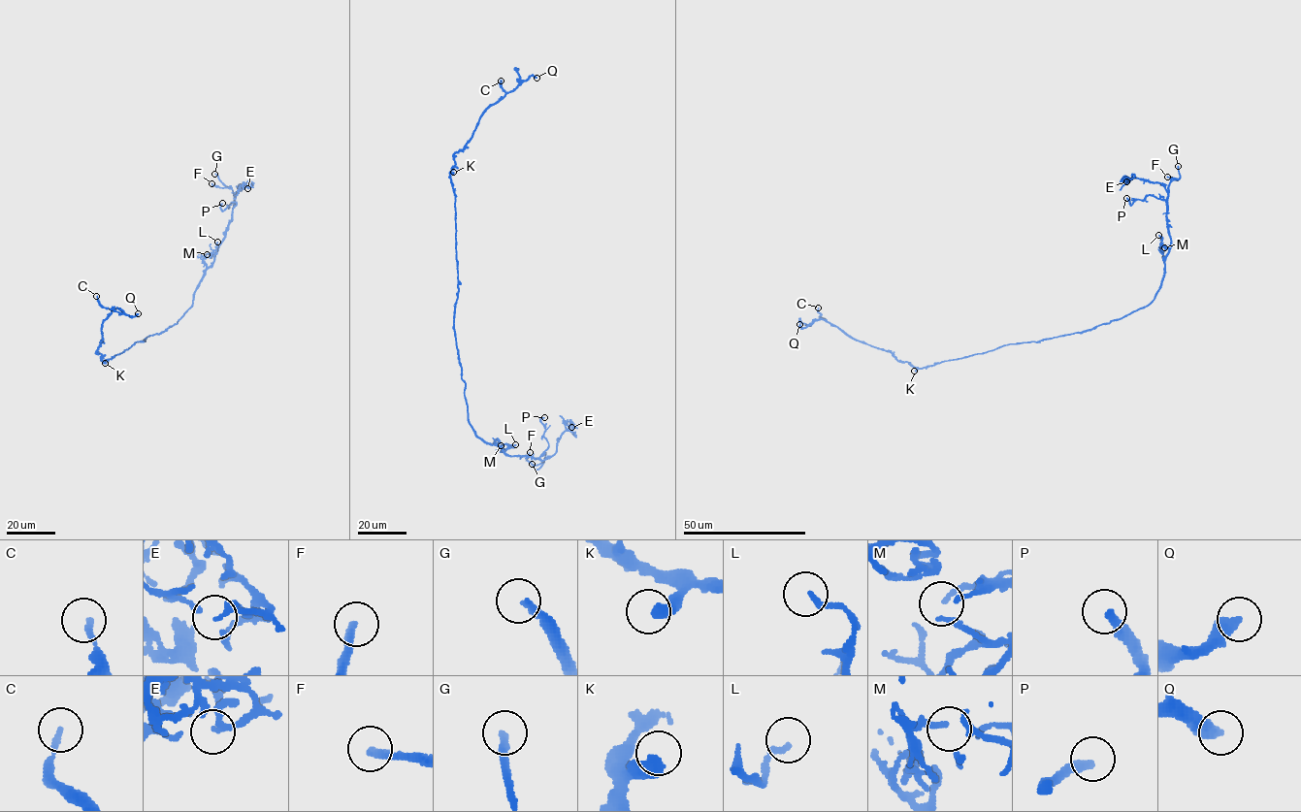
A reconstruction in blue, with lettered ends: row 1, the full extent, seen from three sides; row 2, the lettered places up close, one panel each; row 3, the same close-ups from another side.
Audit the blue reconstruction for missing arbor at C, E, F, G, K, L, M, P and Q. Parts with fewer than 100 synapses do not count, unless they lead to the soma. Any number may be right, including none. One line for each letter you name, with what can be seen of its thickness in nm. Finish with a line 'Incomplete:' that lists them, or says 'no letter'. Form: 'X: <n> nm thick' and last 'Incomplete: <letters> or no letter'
G: 200 nm thick
Q: 440 nm thick
Incomplete: G, Q

